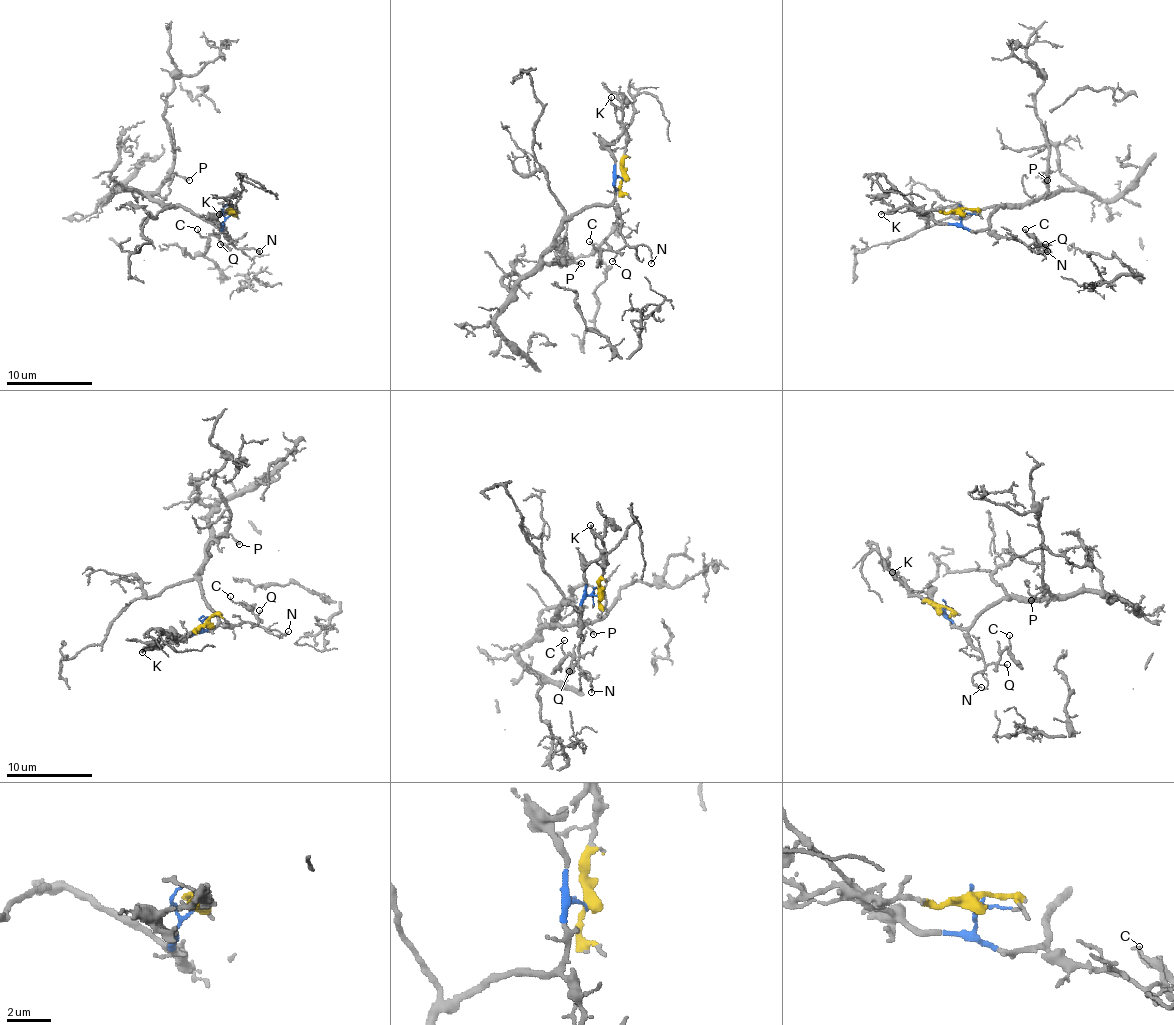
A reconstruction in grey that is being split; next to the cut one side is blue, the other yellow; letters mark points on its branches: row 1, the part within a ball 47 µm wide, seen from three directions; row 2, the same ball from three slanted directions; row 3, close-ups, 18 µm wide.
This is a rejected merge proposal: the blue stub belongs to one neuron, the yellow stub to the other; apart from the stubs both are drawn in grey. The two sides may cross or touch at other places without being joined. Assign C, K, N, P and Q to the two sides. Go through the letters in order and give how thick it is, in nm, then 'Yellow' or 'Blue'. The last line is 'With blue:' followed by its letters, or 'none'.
C: Thickness 120 nm. Blue
K: Thickness 200 nm. Yellow
N: Thickness 120 nm. Blue
P: Thickness 170 nm. Blue
Q: Thickness 100 nm. Blue
With blue: C, N, P, Q

